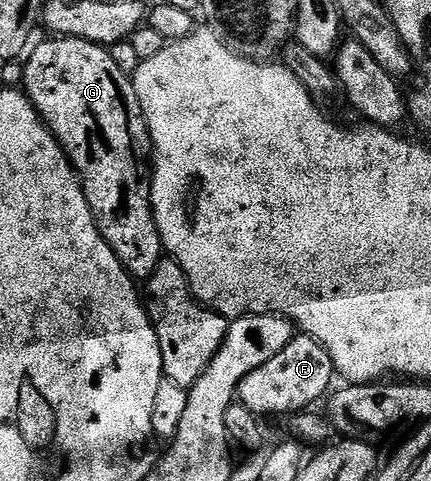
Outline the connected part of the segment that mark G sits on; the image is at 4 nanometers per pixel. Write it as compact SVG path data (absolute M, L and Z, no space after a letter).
M52 36L47 40L51 41L43 41L30 50L26 58L27 66L23 69L22 88L39 112L40 119L59 140L59 146L78 173L99 234L105 239L105 243L109 243L132 278L146 279L159 266L159 262L164 260L165 250L163 241L159 238L155 213L151 210L149 162L152 160L153 150L151 136L137 99L135 82L129 79L128 74L127 77L123 74L123 69L115 62L115 57L111 54L114 52L110 48L76 37Z

